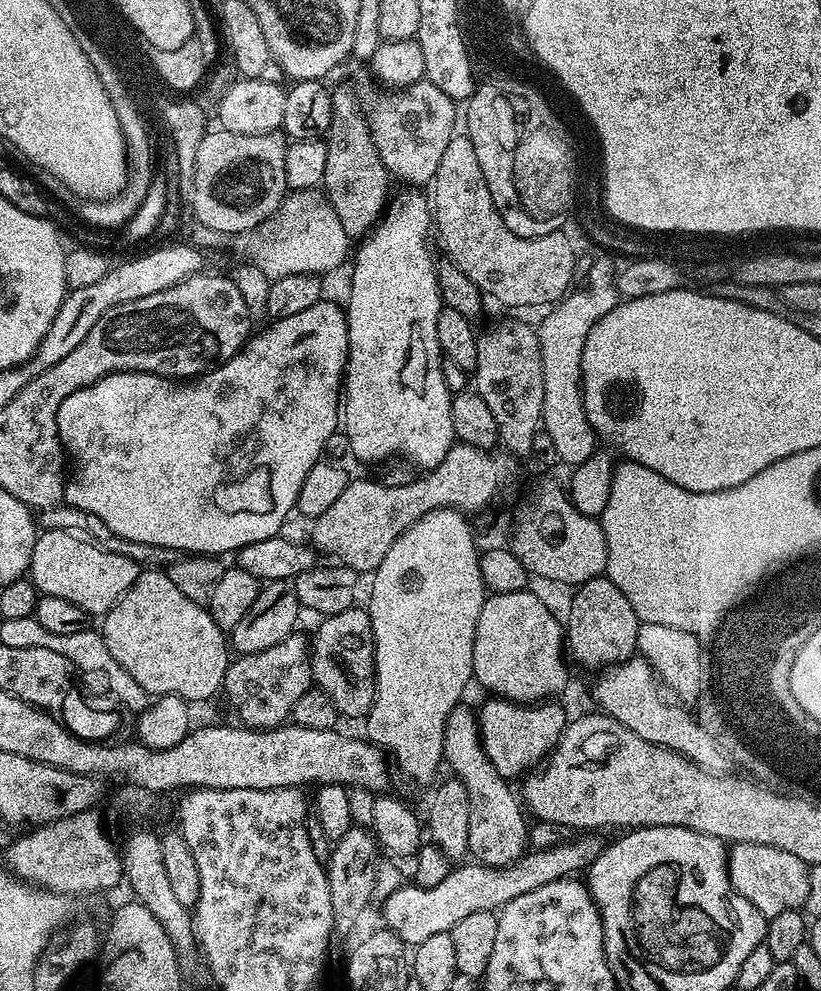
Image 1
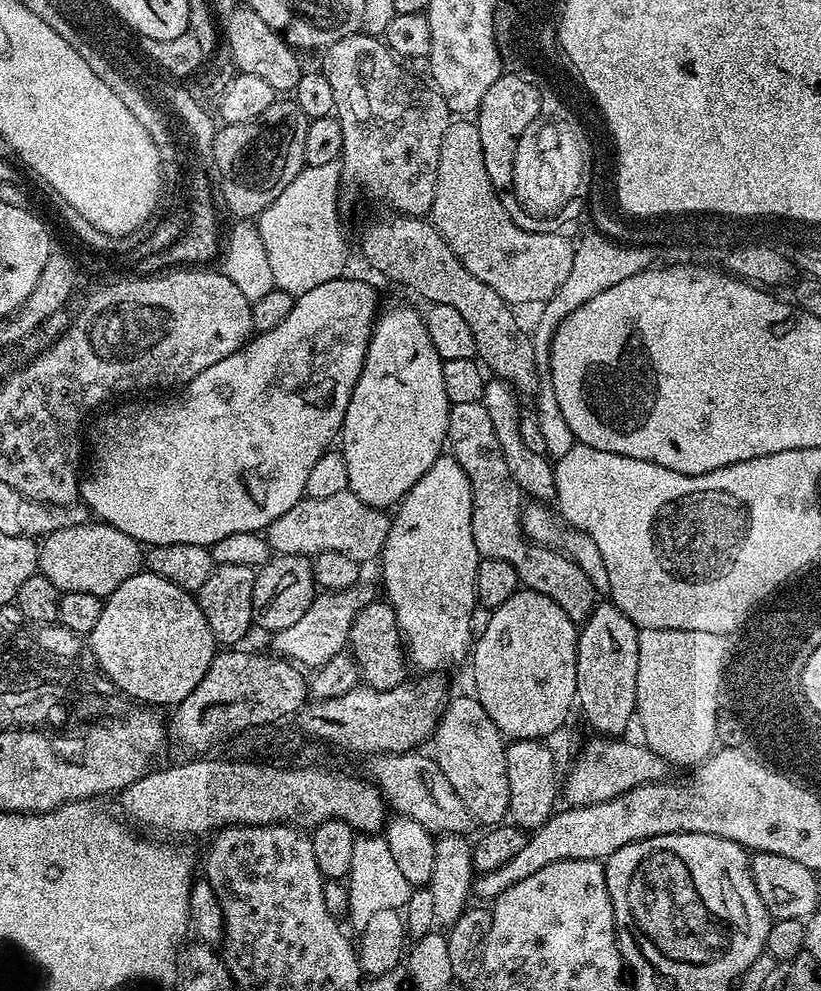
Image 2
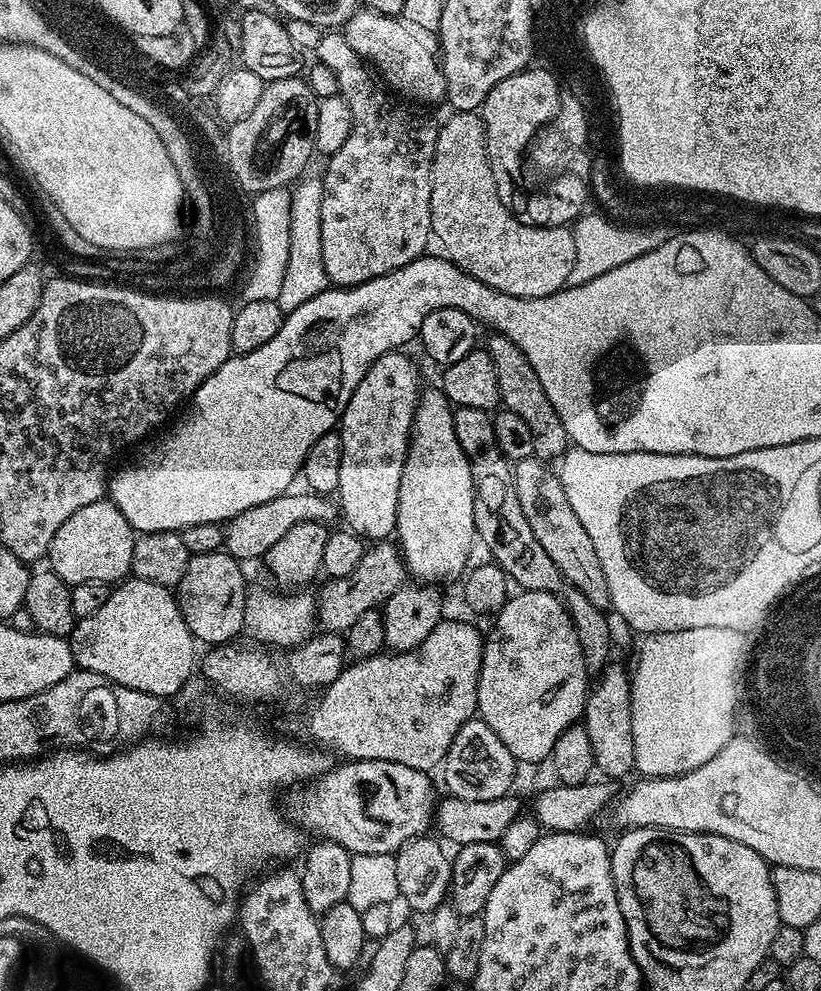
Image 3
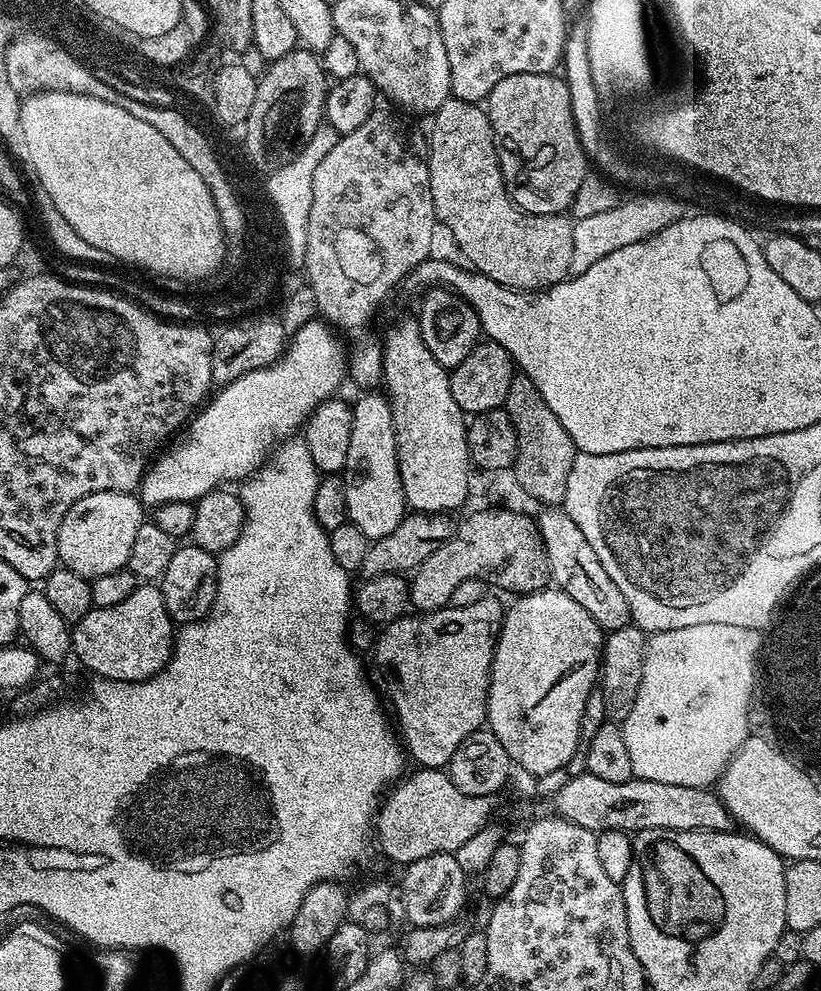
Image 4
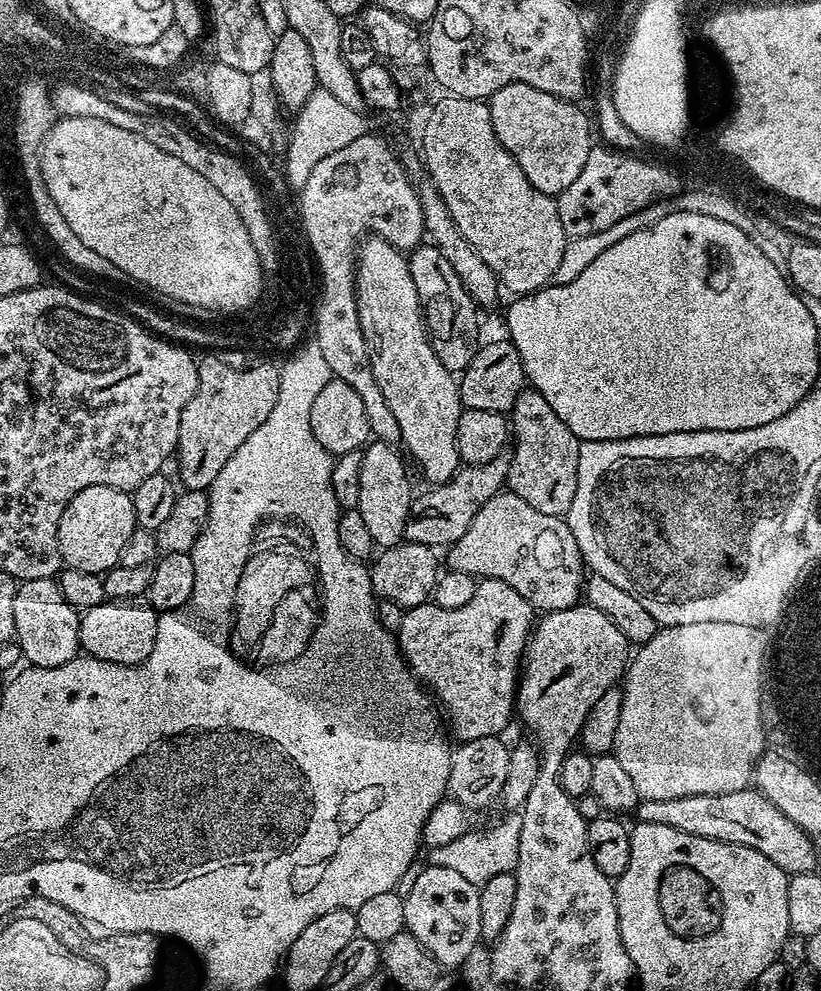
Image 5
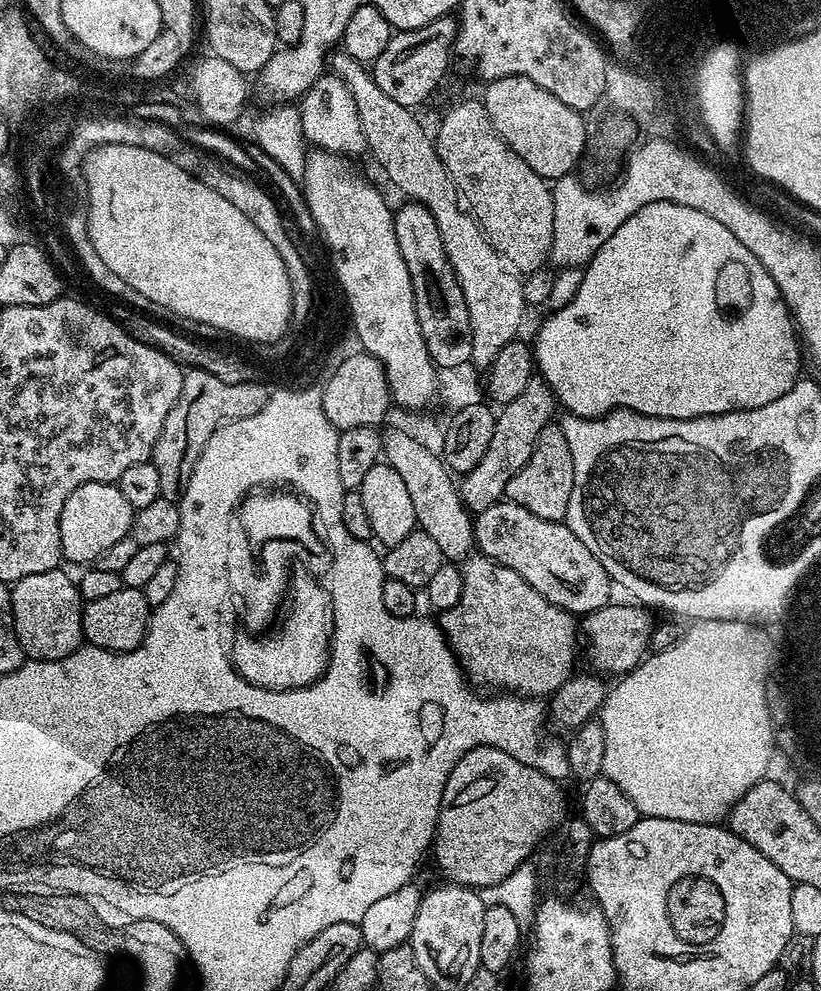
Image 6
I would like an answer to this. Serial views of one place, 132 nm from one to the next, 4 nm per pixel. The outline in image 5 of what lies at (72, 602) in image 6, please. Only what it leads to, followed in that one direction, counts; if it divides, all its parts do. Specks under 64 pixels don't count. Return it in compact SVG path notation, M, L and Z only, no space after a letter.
M55 579L21 581L14 596L14 622L23 659L35 668L60 666L72 661L81 649L80 617L76 608L63 598Z

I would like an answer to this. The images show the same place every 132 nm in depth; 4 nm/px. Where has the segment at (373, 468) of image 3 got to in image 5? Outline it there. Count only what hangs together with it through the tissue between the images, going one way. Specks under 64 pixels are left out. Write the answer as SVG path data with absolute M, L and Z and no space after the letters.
M369 443L363 449L362 478L358 478L358 508L370 530L370 538L374 538L374 542L381 549L404 540L406 518L410 514L414 499L412 484L408 481L407 470L404 469L405 457L399 451L396 453L396 450L391 444Z

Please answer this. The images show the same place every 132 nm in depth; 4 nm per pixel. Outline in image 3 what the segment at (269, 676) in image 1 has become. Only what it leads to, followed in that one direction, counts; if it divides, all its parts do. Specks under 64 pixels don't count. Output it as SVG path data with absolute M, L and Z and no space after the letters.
M376 542L365 547L362 562L358 562L354 574L346 574L346 578L338 578L337 580L329 579L328 585L321 592L318 592L316 619L319 627L324 632L347 633L348 628L354 626L354 622L358 622L358 618L362 618L362 614L379 609L390 598L390 594L394 594L394 590L401 588L405 582L406 569L402 553L395 543Z

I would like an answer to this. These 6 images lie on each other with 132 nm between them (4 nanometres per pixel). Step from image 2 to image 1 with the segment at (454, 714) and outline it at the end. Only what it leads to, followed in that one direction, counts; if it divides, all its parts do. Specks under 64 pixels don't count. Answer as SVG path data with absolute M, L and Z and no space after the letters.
M457 707L454 713L454 732L456 728L456 772L454 772L454 776L466 790L466 798L470 806L468 851L479 863L490 868L503 868L504 865L512 864L518 857L523 856L529 847L528 830L530 824L529 821L524 821L525 813L522 811L522 804L517 793L516 796L512 793L513 785L504 780L502 774L498 774L498 770L494 770L490 758L486 758L486 750L480 741L480 722L477 713L473 709L471 712L470 709L464 707Z

